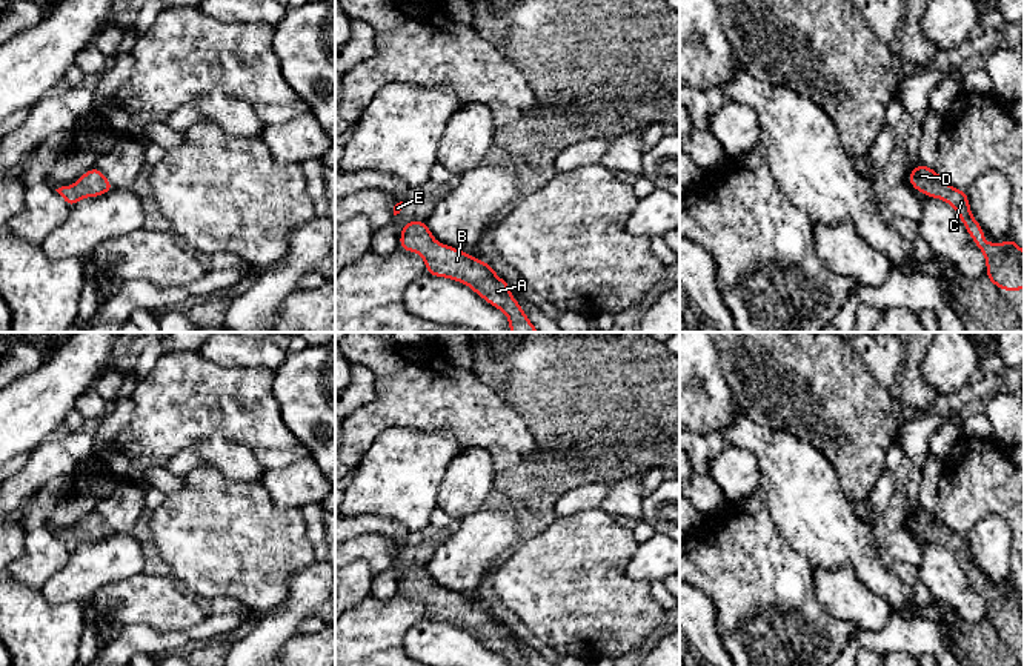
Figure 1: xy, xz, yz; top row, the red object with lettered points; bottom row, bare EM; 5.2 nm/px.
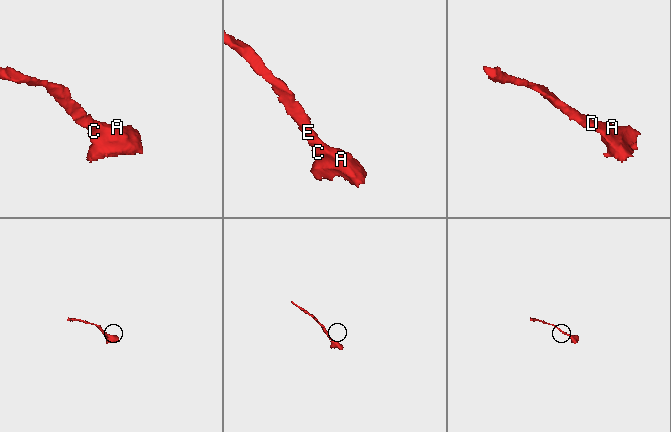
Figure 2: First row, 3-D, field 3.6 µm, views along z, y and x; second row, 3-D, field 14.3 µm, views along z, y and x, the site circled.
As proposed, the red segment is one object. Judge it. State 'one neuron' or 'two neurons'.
one neuron

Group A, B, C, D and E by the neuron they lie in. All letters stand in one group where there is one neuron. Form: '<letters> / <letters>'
A B C D E

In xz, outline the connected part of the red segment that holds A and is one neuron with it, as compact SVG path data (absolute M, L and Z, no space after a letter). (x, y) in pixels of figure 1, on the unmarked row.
M412 564L403 569L400 594L418 597L429 620L467 629L489 649L503 655L509 666L530 666L520 648L510 640L510 629L500 623L487 606L438 588L426 566Z

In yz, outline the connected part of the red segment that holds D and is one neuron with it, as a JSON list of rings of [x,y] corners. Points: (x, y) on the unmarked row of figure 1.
[[[918,508],[909,517],[909,528],[921,538],[941,543],[949,548],[961,563],[970,583],[986,601],[986,621],[993,631],[1009,637],[1012,634],[1021,637],[1024,634],[1024,595],[1010,581],[1004,588],[989,588],[982,581],[986,575],[975,564],[966,535],[950,531],[935,512]]]

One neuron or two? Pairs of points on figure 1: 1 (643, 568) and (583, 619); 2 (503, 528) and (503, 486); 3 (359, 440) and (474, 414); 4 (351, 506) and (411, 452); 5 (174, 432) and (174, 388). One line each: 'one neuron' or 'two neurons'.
1: two neurons
2: two neurons
3: one neuron
4: one neuron
5: one neuron

